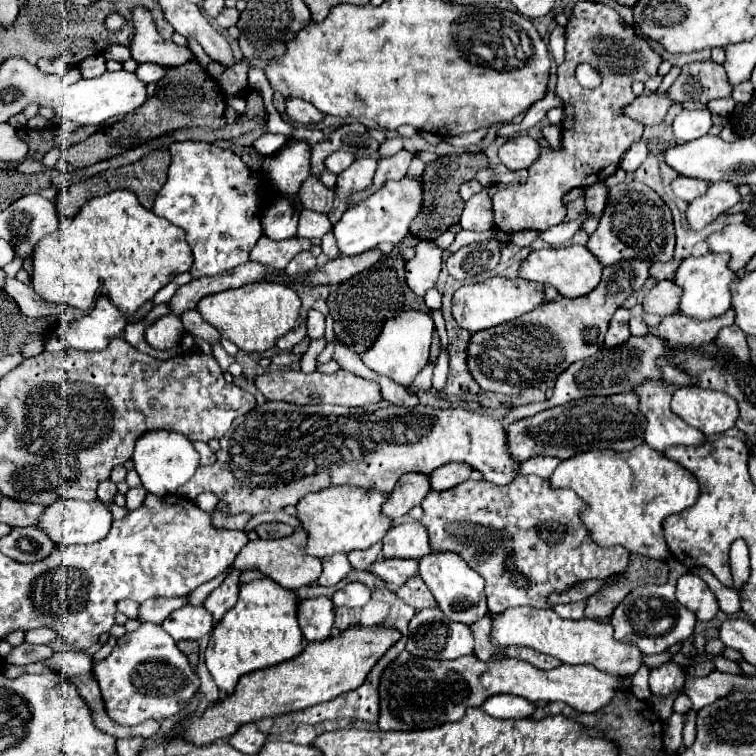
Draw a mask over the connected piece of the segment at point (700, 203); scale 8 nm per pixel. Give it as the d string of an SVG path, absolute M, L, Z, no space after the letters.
M714 182L710 184L708 192L694 202L688 204L686 218L688 224L692 222L692 230L702 230L718 216L728 212L736 202L740 202L740 194L732 182Z

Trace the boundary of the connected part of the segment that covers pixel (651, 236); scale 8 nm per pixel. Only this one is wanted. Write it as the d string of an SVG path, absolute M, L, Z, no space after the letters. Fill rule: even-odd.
M624 180L608 190L608 202L596 232L588 240L588 250L602 264L616 264L620 260L646 260L646 262L670 262L674 254L674 220L668 204L658 192L636 180Z

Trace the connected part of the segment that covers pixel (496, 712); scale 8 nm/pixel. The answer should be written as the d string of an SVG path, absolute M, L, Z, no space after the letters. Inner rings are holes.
M504 694L500 698L488 698L488 702L484 702L482 710L486 714L490 714L492 718L512 720L512 718L528 718L528 716L532 716L534 706L530 702L524 702L524 698L512 698L508 694Z

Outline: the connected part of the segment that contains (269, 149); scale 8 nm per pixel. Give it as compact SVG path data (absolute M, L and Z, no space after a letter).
M264 134L260 140L254 142L254 150L260 152L262 156L270 156L274 154L278 148L282 148L288 140L282 136L282 134Z

